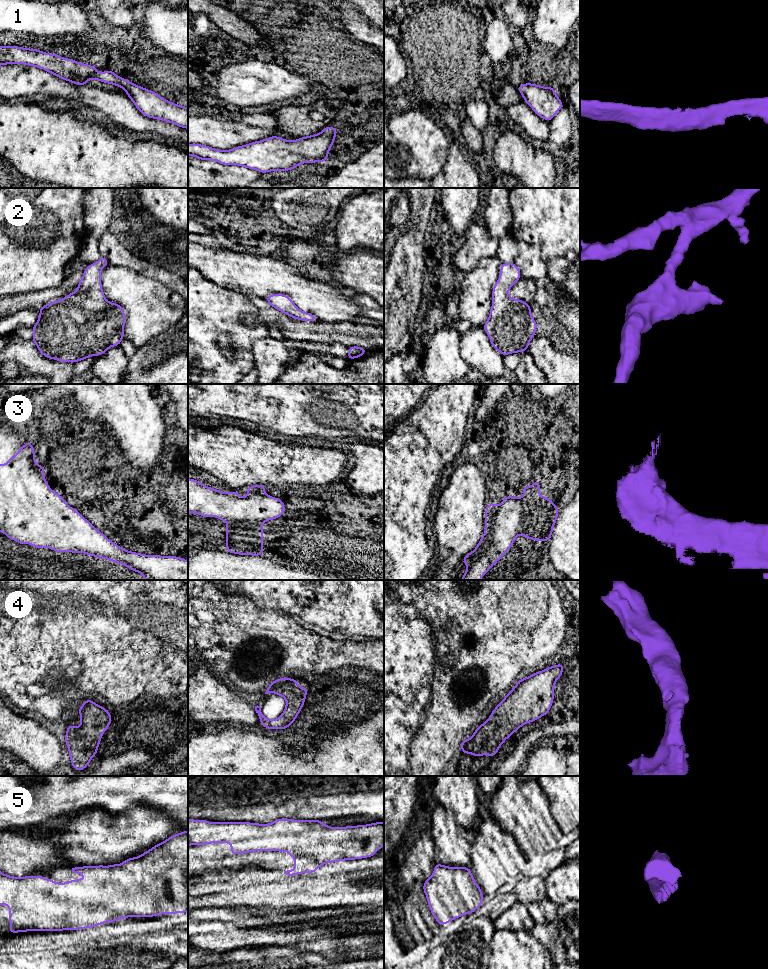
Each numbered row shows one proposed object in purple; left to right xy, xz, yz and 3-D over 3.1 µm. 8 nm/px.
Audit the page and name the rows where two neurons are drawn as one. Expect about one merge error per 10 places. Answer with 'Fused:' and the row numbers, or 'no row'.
Fused: no row

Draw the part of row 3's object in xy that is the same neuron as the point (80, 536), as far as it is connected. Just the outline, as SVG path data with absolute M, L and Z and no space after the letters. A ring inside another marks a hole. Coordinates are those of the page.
M29 440L24 446L21 446L18 453L8 459L7 464L0 464L0 532L3 532L10 540L15 540L18 544L31 544L34 548L51 548L54 552L71 552L71 553L86 553L87 555L108 559L114 563L123 564L131 570L141 573L145 580L188 580L188 561L177 556L160 556L146 555L137 552L131 552L121 548L119 545L109 540L103 533L97 530L87 519L85 519L77 510L70 507L64 498L57 492L54 492L49 486L48 481L44 479L44 464L37 465L35 460L35 450Z

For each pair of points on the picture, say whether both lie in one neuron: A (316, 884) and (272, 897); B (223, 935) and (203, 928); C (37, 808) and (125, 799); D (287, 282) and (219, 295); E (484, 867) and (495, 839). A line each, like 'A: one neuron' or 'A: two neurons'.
A: one neuron
B: one neuron
C: one neuron
D: two neurons
E: one neuron

